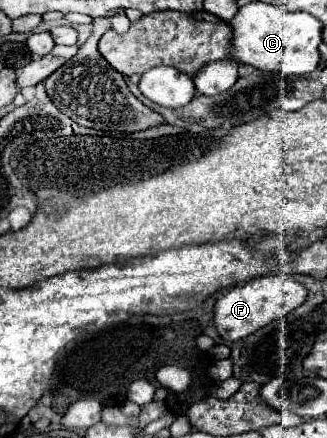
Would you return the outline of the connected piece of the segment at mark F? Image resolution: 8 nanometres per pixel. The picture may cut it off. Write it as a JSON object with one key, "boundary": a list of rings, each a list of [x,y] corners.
{"boundary":[[[261,276],[245,284],[237,284],[227,294],[223,294],[215,304],[215,328],[223,340],[241,340],[269,322],[293,312],[307,298],[307,290],[291,276]]]}

